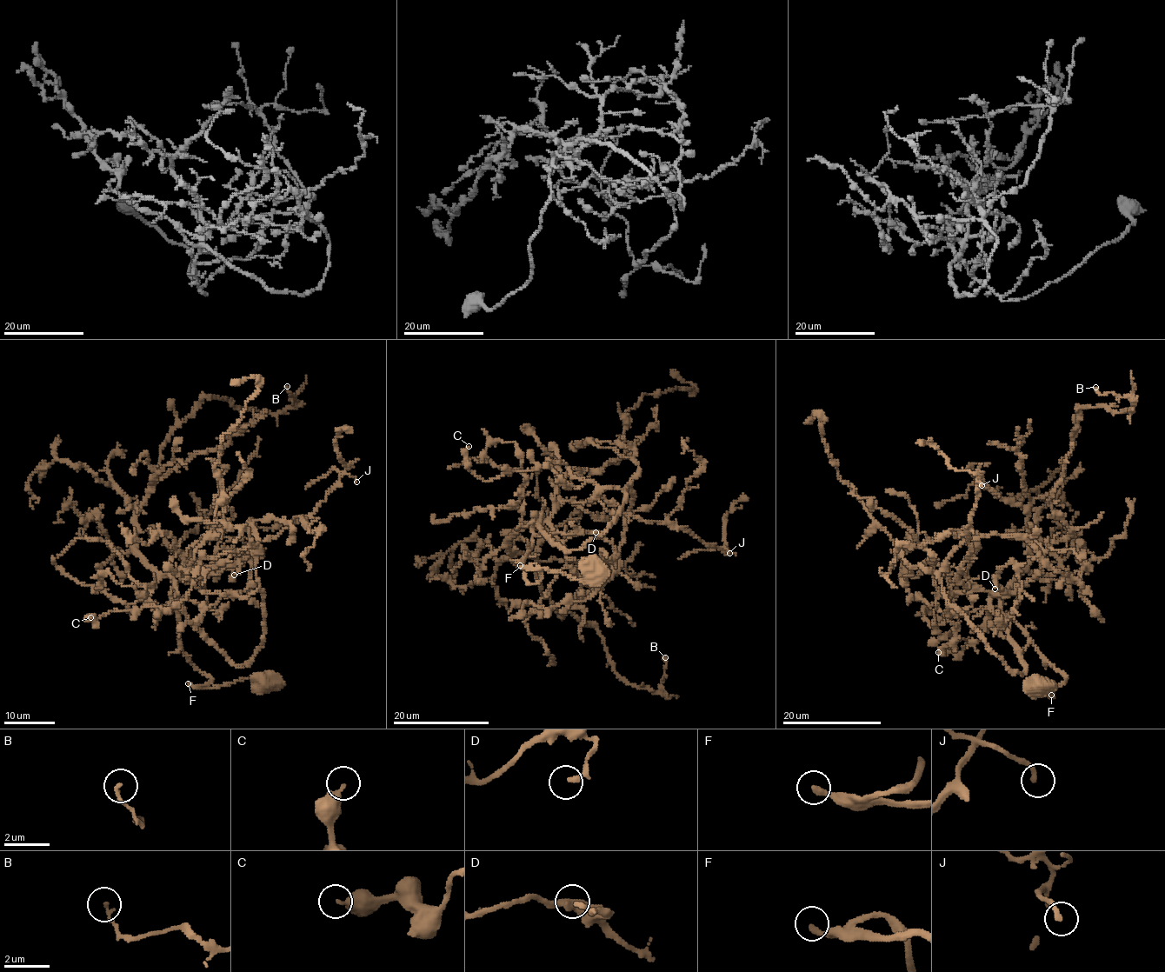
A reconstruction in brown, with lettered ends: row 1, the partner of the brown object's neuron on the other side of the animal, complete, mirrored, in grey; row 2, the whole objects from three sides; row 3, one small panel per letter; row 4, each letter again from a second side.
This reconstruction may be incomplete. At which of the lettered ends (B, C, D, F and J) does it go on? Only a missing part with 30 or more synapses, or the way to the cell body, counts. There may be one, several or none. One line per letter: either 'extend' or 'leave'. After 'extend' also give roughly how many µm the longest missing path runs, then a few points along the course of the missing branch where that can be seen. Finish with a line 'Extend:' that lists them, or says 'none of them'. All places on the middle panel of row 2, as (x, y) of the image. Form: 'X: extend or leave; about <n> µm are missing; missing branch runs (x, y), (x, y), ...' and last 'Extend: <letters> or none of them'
B: leave
C: leave
D: leave
F: leave
J: leave
Extend: none of them

